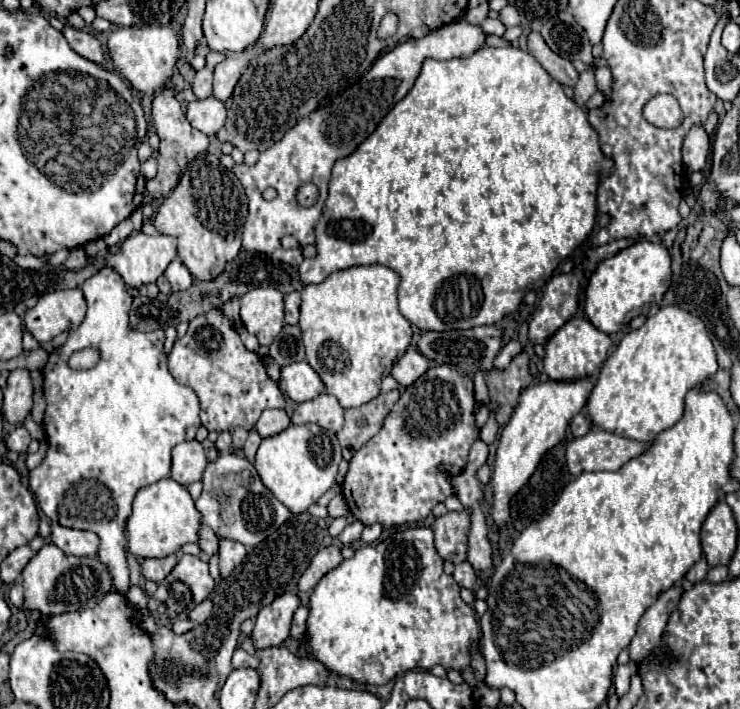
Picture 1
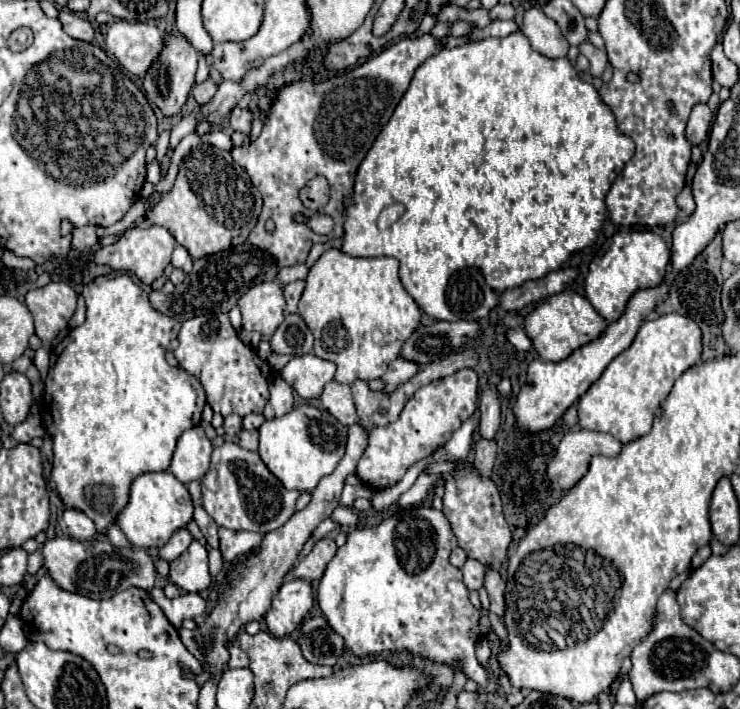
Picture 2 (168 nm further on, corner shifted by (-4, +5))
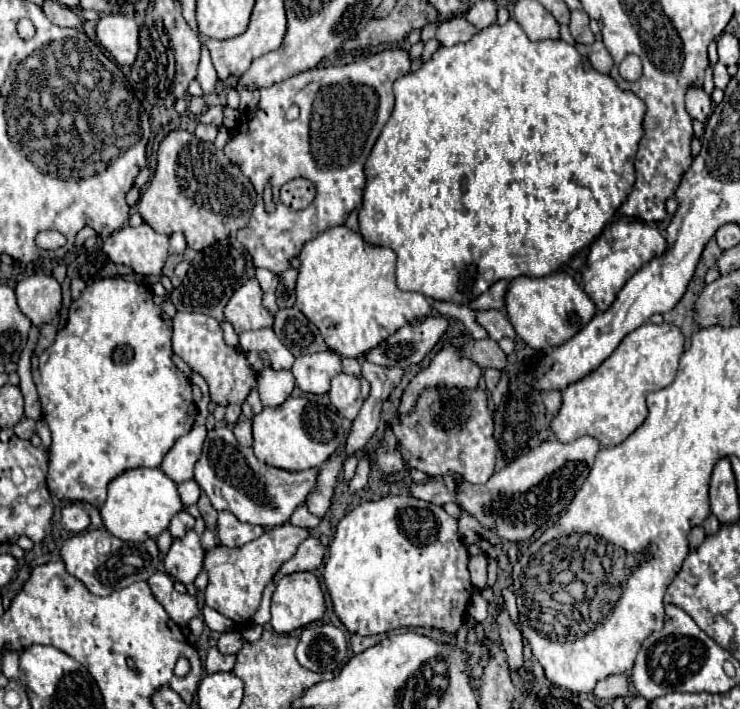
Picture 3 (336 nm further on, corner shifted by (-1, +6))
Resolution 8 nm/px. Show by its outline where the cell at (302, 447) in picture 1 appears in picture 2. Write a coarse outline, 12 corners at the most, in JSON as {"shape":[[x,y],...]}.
{"shape":[[300,405],[260,427],[258,455],[286,489],[312,491],[346,427]]}

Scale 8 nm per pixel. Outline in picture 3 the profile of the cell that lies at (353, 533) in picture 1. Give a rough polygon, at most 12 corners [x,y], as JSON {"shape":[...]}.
{"shape":[[275,526],[205,556],[205,604],[247,626],[307,528]]}

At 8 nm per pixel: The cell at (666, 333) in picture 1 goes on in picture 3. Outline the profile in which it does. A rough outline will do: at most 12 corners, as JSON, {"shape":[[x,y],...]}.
{"shape":[[645,322],[563,390],[561,442],[621,444],[673,382],[685,336]]}

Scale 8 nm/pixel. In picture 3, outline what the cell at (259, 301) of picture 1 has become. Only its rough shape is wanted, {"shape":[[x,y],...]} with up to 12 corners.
{"shape":[[255,278],[235,290],[225,318],[237,334],[273,326]]}

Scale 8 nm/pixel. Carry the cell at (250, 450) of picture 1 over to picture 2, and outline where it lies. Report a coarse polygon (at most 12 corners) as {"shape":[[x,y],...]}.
{"shape":[[242,429],[238,445],[248,451],[258,449],[258,429]]}

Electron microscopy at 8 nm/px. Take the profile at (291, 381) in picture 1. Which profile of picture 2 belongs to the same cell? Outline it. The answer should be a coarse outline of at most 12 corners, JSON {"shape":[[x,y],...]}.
{"shape":[[314,353],[292,357],[280,375],[302,399],[320,397],[334,363]]}

